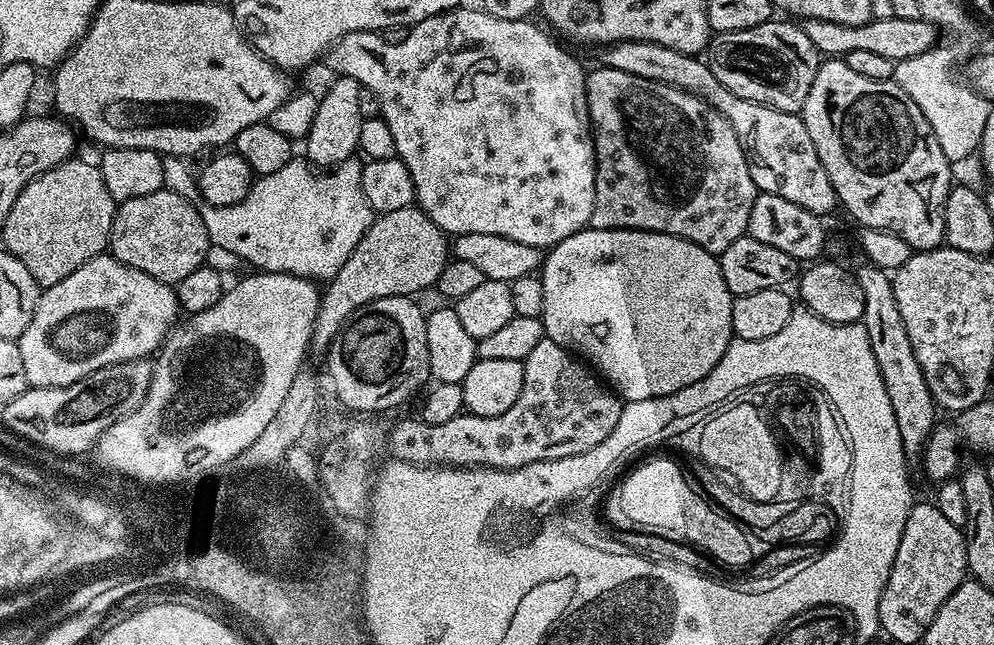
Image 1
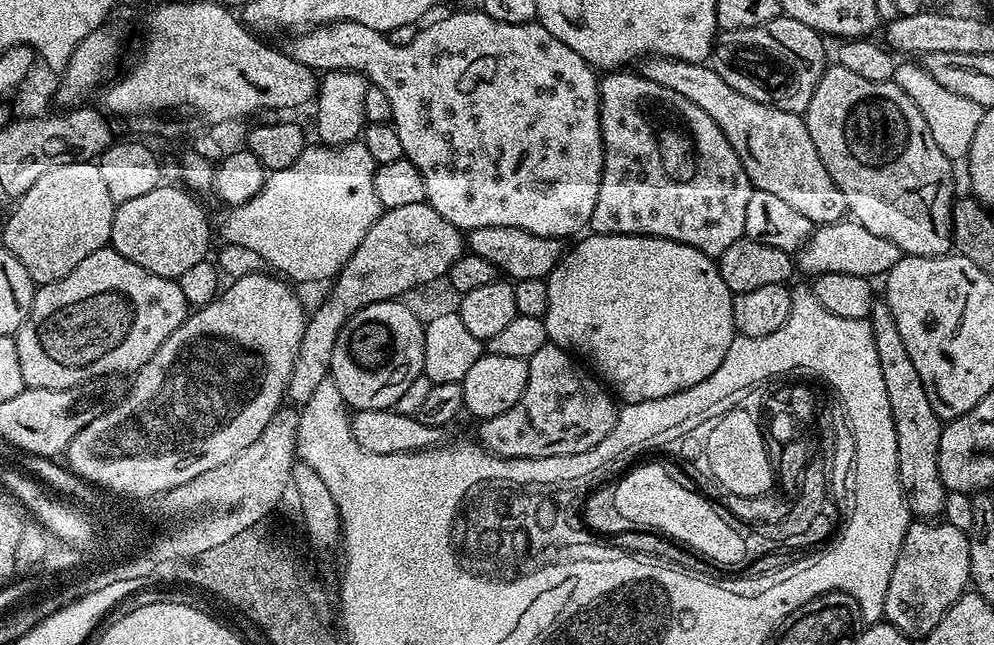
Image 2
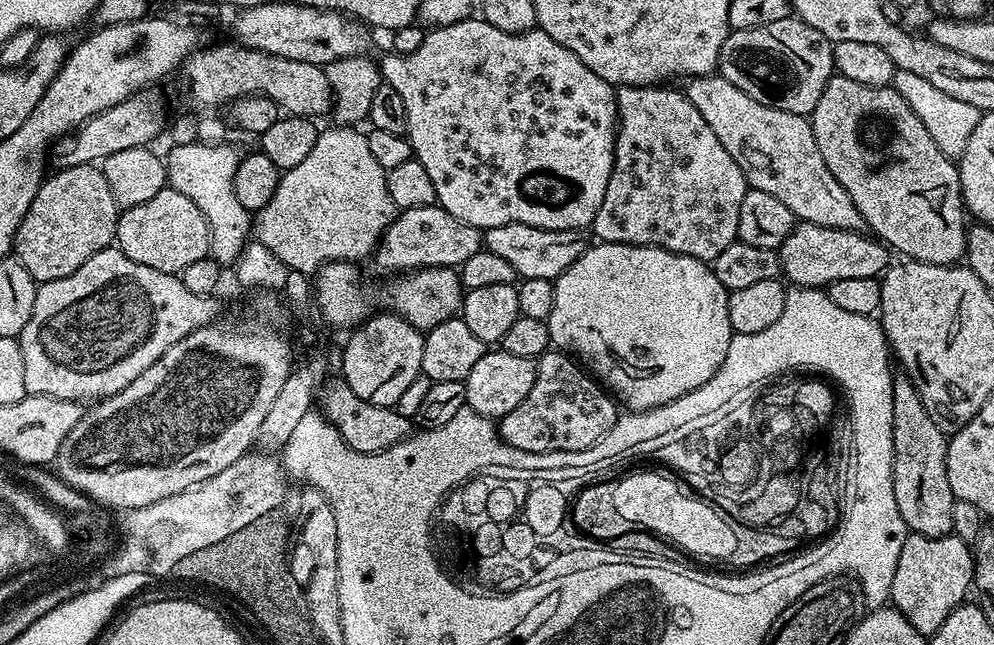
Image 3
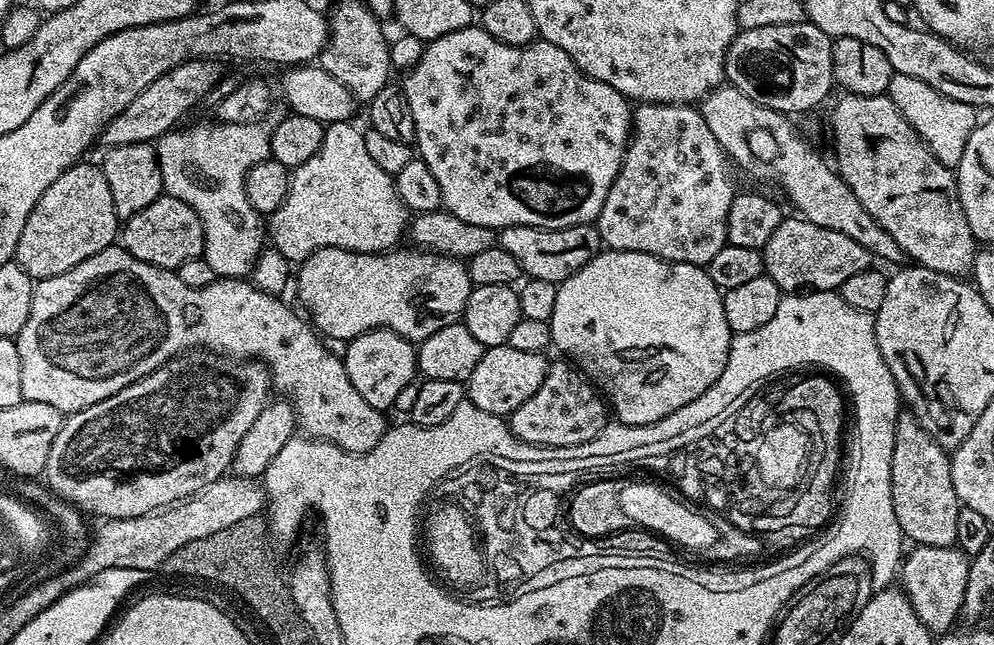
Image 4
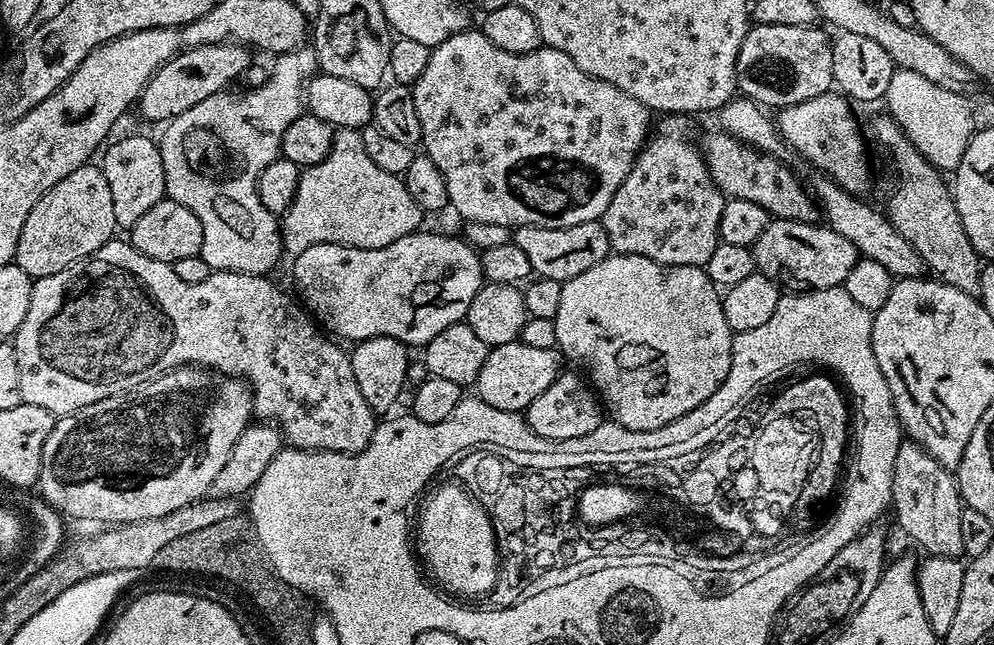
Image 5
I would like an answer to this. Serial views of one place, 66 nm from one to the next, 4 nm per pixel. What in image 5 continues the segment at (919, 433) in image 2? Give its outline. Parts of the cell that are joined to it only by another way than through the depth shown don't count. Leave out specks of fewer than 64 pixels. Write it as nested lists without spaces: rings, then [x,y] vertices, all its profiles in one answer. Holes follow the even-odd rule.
[[[915,442],[901,443],[898,454],[894,458],[894,474],[892,475],[891,511],[896,511],[896,520],[900,528],[920,548],[925,548],[928,556],[964,556],[962,546],[961,519],[965,503],[960,498],[960,486],[956,477],[945,465],[938,463]]]

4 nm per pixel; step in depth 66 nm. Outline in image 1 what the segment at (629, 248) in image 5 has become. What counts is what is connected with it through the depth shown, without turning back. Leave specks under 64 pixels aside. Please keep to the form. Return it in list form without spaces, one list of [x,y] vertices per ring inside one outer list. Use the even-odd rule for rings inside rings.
[[[603,66],[587,73],[586,98],[596,151],[591,227],[661,232],[686,238],[713,254],[724,252],[726,246],[746,235],[750,209],[758,193],[734,126],[713,104],[674,86],[634,78],[634,74]]]

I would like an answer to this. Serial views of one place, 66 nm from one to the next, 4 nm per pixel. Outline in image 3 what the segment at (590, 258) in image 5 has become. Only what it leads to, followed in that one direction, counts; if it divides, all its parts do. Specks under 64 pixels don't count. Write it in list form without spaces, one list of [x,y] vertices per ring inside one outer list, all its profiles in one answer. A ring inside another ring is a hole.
[[[510,222],[506,226],[483,229],[483,251],[498,254],[514,266],[517,277],[546,278],[555,282],[590,246],[590,240],[579,228],[574,230],[546,230],[538,226],[526,226],[522,222]]]

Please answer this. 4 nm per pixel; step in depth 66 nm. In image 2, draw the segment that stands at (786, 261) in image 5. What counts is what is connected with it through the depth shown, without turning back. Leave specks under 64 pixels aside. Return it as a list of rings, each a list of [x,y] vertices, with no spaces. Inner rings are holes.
[[[845,218],[833,224],[821,224],[813,227],[812,237],[801,246],[799,252],[795,253],[794,260],[799,271],[801,268],[802,271],[809,272],[809,277],[812,278],[822,274],[858,274],[869,278],[880,278],[900,261],[901,255],[900,248],[894,246],[894,242],[890,242],[890,238],[878,238],[878,234],[866,230],[866,226],[862,226],[857,220]]]

